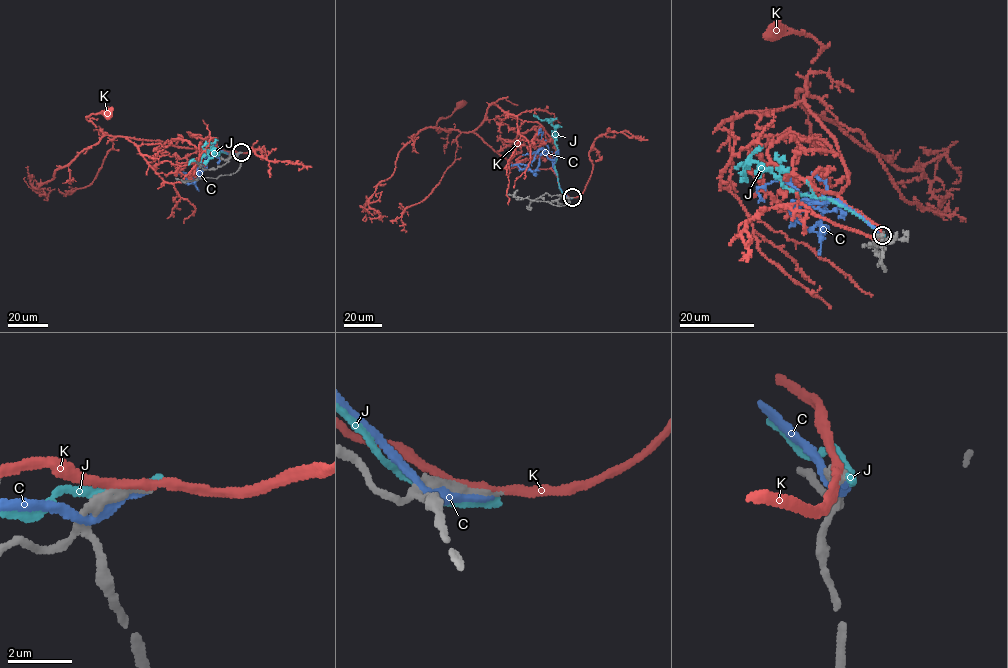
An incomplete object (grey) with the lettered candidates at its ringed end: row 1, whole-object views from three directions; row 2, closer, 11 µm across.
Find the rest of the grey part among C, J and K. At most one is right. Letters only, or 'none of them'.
none of them

